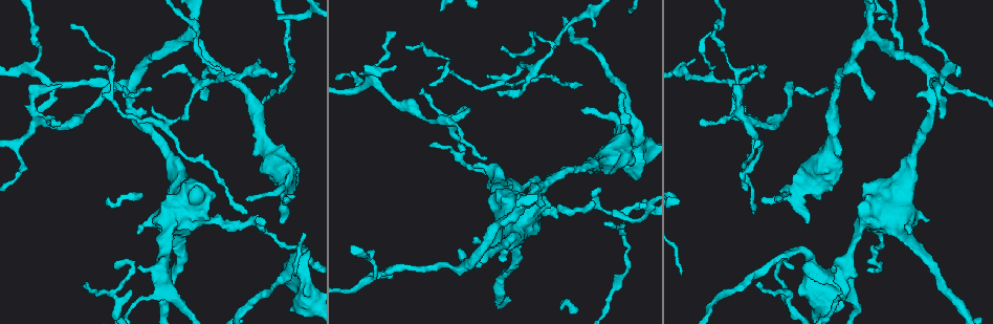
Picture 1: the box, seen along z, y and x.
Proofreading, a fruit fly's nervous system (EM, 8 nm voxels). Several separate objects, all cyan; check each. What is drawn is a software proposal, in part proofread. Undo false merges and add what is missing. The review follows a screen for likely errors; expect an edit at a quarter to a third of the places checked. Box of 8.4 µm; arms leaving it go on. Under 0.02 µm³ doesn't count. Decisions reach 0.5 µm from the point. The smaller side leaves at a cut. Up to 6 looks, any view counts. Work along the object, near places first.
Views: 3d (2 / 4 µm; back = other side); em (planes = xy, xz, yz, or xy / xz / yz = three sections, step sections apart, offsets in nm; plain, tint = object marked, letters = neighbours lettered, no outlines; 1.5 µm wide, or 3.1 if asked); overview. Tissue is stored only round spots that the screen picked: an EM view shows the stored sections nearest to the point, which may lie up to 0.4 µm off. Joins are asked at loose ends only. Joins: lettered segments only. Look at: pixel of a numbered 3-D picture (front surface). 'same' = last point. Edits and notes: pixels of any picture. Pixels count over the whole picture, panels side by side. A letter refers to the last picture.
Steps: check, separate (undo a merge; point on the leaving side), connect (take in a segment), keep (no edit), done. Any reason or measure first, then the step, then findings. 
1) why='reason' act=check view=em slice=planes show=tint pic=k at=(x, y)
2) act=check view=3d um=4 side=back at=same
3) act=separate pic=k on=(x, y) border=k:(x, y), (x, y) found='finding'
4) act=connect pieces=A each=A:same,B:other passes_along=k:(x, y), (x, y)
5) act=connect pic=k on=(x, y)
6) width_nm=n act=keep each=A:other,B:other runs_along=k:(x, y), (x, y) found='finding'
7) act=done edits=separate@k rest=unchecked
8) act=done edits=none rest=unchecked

why='thin end' act=check view=em slice=xy step=4 show=tint pic=1 at=(85, 284)

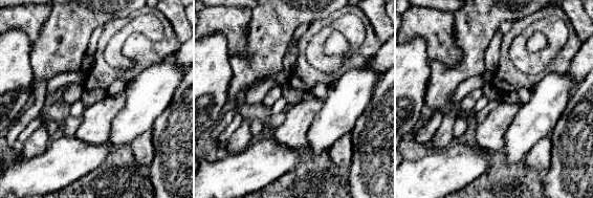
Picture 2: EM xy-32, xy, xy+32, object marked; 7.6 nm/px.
act=check view=em slice=planes show=letters at=same

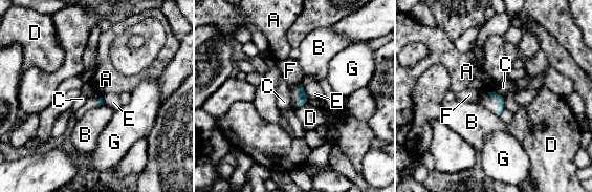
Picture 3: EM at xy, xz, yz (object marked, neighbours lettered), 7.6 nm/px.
act=keep each=A:other,B:other,C:other,D:other,E:other,F:other,G:other border=3:(307, 102), (294, 109) found='none of them fits'

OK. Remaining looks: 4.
act=check view=3d um=4 pic=1 at=(701, 121)

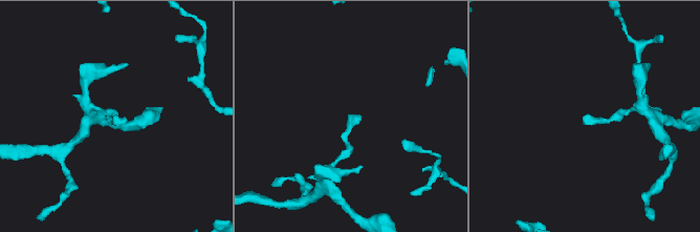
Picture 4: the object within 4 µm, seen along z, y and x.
act=check view=em slice=planes show=plain pic=4 at=(585, 120)

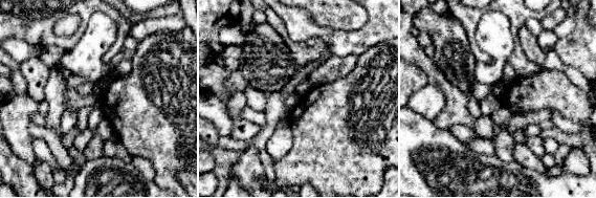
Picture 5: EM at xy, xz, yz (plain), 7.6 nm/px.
why='see the neighbours' act=check view=em slice=planes show=letters at=same

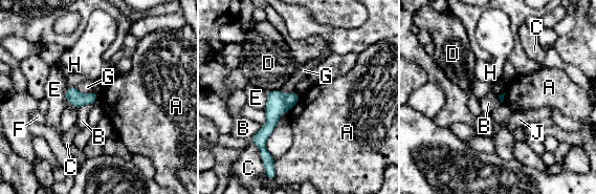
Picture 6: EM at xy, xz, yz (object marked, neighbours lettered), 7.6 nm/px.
act=keep each=A:other,B:other,C:other,D:other,E:other,F:other,G:other,H:other,J:other found='none of them fits'

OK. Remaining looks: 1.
why='tapers out' act=check view=em slice=planes show=letters pic=1 at=(762, 76)

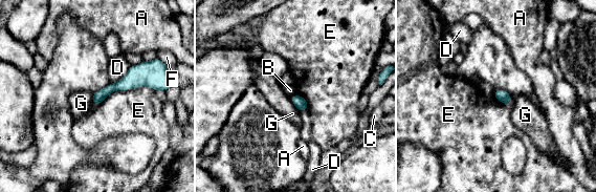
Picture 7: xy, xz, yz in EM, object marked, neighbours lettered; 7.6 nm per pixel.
act=keep each=A:other,B:other,C:other,D:other,E:other,F:other,G:other border=7:(154, 89), (116, 89), (94, 107) found='no lettered segment goes on from it'

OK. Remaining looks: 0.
act=done edits=none rest=unchecked

